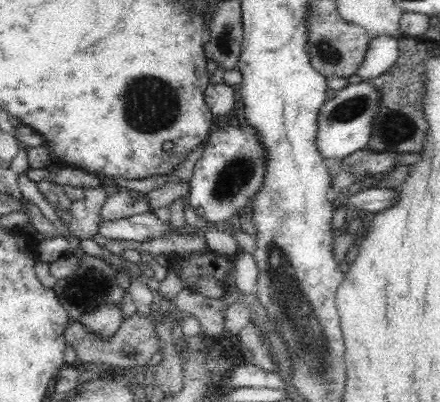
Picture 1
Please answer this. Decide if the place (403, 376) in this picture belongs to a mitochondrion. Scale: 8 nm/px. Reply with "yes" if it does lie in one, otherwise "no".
no

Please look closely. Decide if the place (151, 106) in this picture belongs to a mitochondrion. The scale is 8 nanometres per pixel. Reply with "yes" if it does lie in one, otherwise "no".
yes

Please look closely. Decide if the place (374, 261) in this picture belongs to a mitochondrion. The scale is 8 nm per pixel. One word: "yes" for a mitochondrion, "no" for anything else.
no

